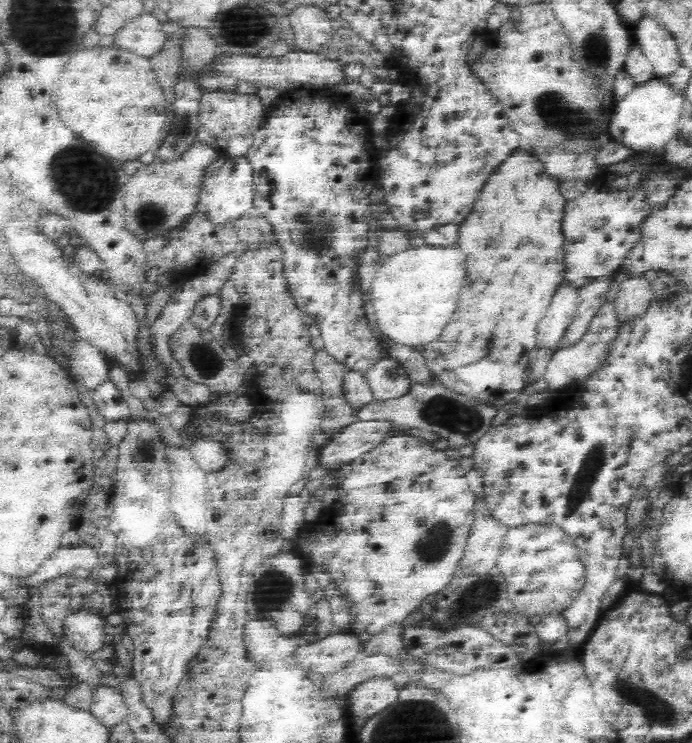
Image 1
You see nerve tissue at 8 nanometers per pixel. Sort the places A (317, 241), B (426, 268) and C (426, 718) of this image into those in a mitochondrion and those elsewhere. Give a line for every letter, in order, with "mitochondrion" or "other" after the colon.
A: mitochondrion
B: other
C: mitochondrion

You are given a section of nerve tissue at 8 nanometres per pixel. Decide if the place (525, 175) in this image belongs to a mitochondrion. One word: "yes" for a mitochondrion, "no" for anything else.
no

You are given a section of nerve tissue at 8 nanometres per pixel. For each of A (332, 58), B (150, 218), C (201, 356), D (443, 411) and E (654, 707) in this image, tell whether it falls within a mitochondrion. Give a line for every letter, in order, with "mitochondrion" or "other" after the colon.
A: other
B: mitochondrion
C: mitochondrion
D: mitochondrion
E: mitochondrion

